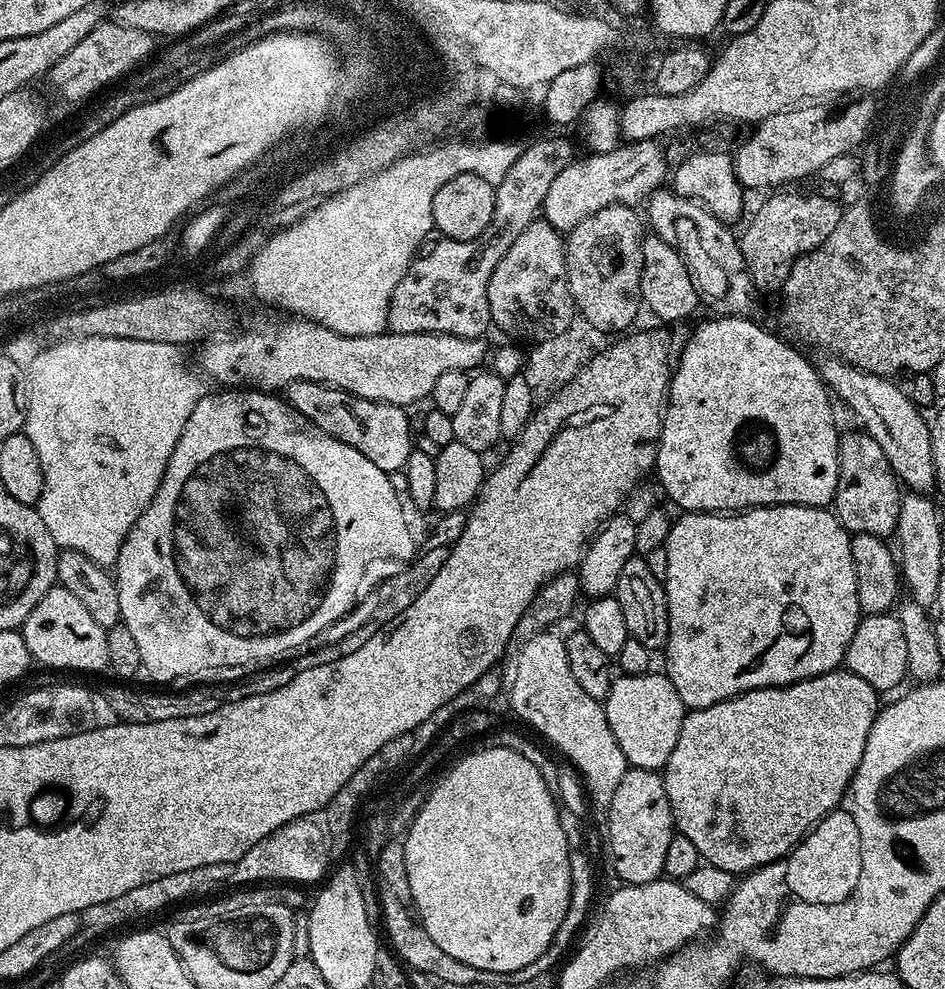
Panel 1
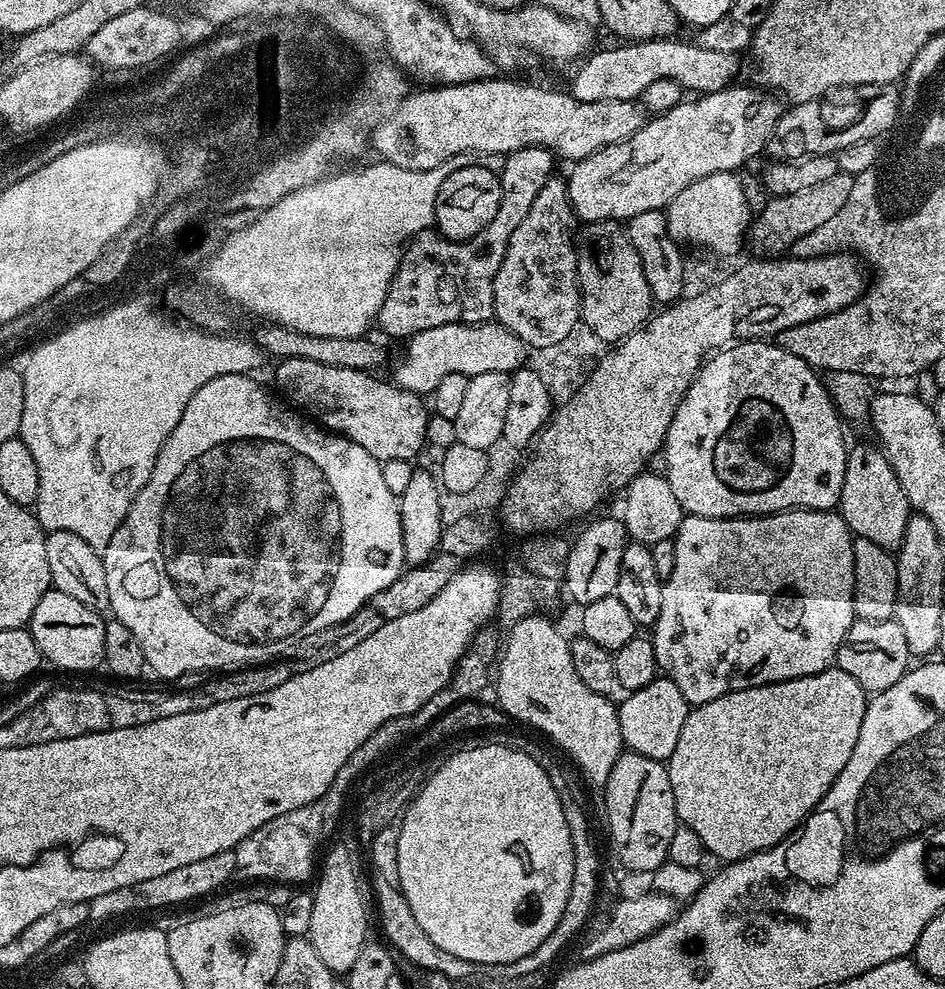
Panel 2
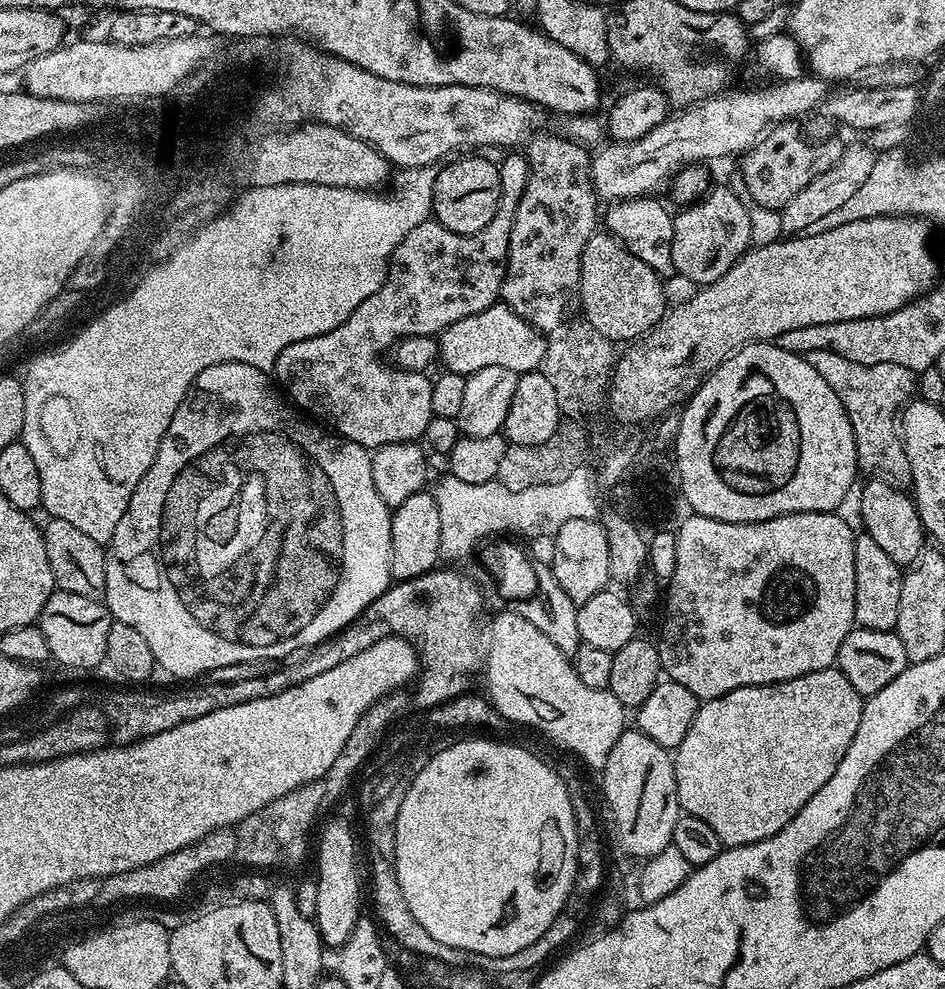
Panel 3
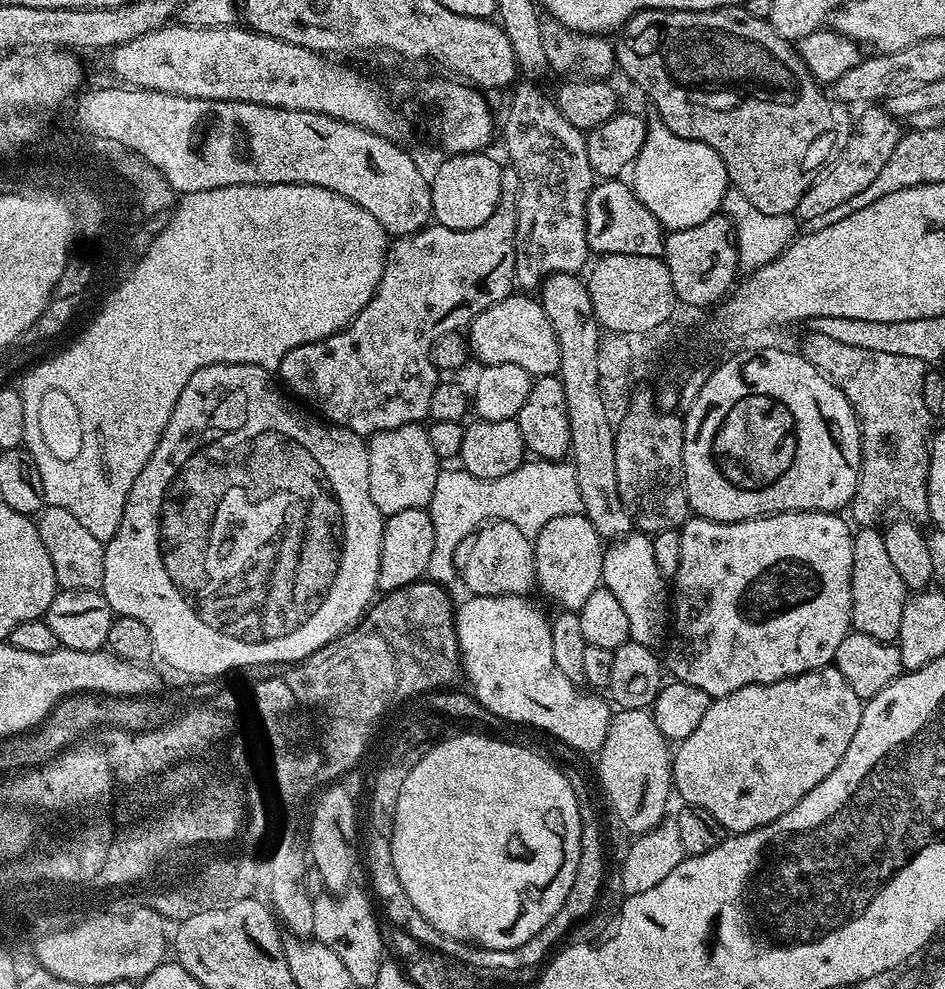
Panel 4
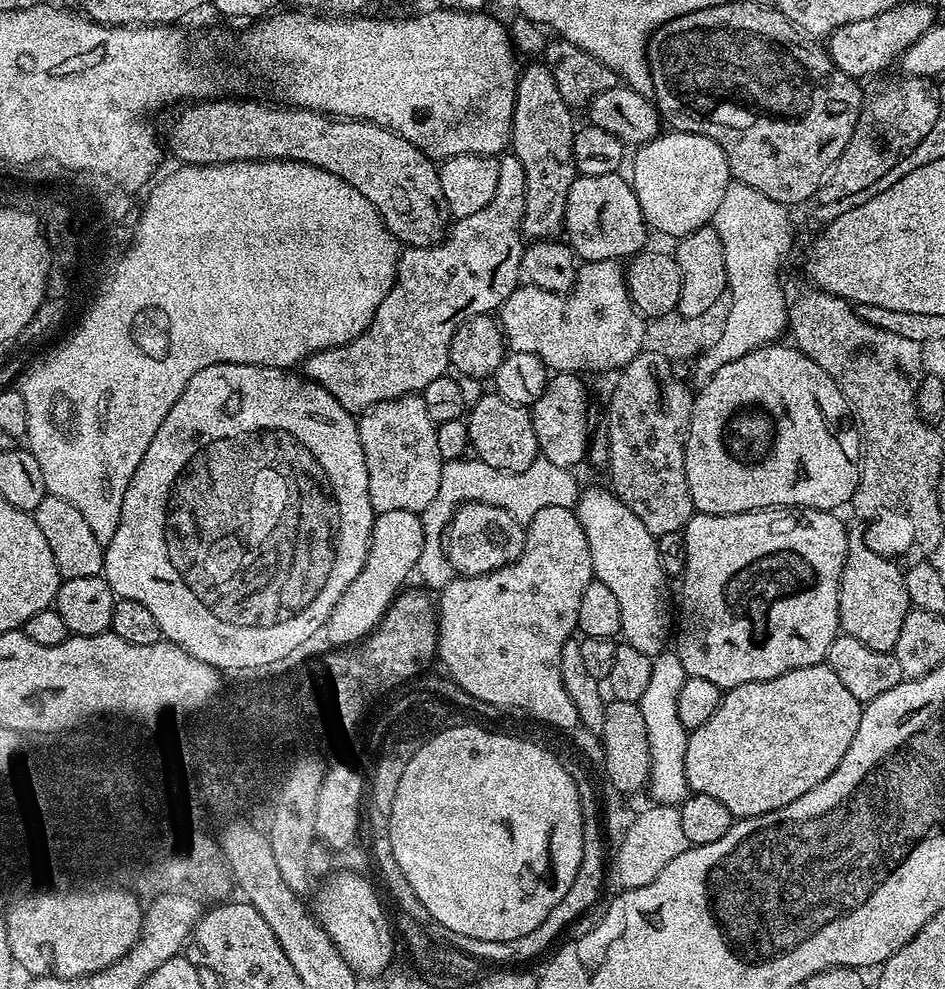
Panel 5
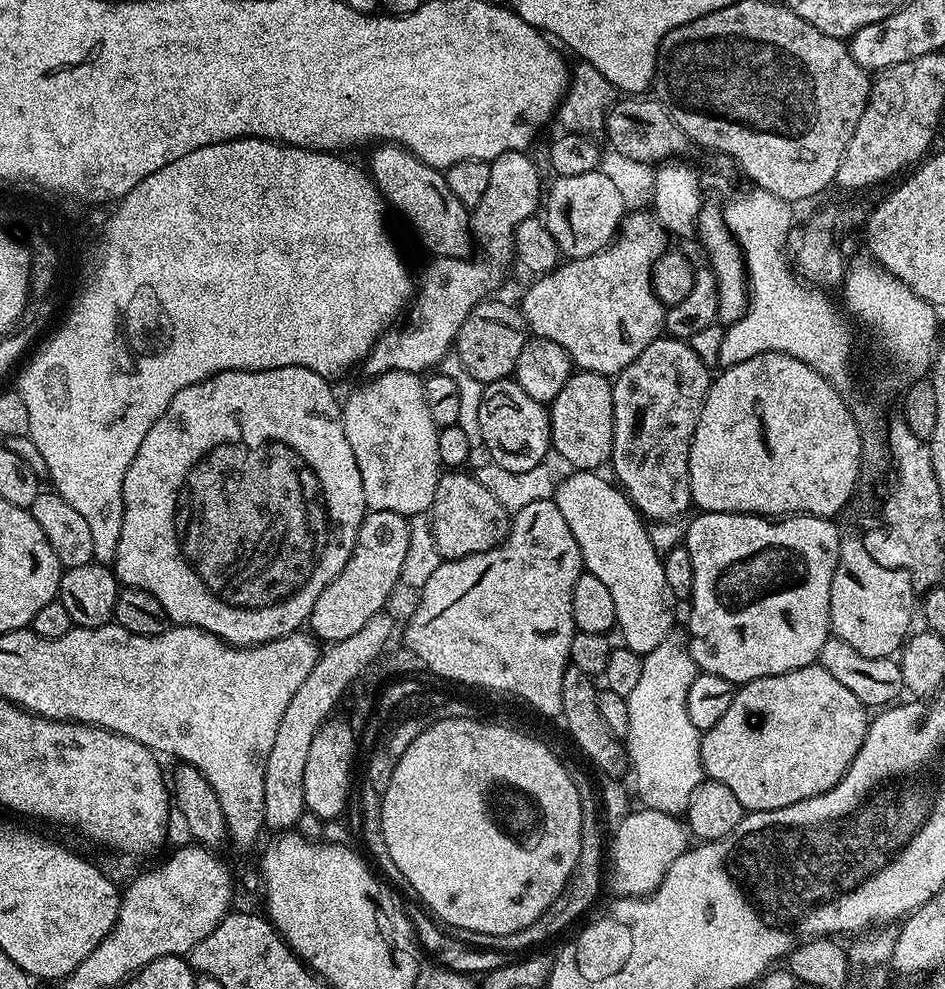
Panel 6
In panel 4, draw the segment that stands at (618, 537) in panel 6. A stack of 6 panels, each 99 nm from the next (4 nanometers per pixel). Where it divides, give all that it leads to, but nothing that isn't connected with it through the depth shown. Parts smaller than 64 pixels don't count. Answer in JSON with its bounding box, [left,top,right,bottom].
[602,530,670,650]

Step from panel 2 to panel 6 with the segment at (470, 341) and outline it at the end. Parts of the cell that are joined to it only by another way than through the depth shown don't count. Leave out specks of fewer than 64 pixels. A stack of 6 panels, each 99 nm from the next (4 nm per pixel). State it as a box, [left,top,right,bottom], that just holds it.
[518,211,669,378]

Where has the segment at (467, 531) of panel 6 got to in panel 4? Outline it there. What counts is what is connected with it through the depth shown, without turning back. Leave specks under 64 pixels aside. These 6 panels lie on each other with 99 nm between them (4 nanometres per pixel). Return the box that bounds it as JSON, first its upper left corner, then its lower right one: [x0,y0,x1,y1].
[456,520,536,596]

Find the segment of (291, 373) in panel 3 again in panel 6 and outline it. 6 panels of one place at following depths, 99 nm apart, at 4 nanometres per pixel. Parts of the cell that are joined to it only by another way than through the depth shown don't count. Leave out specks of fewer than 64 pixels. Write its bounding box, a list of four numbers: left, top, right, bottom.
[362,151,542,377]

